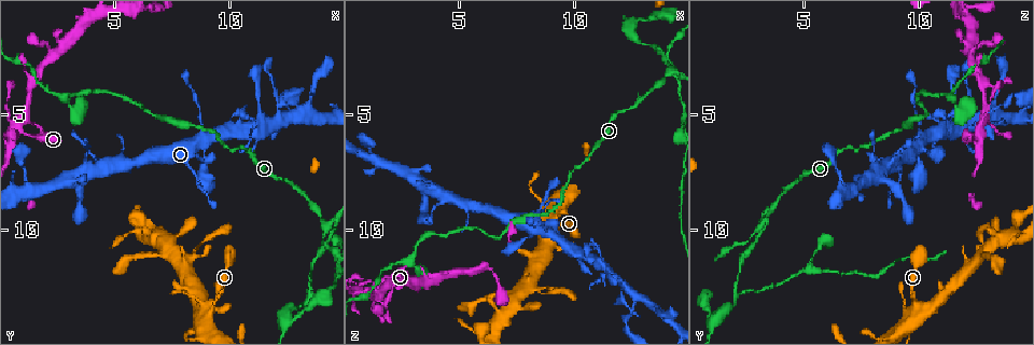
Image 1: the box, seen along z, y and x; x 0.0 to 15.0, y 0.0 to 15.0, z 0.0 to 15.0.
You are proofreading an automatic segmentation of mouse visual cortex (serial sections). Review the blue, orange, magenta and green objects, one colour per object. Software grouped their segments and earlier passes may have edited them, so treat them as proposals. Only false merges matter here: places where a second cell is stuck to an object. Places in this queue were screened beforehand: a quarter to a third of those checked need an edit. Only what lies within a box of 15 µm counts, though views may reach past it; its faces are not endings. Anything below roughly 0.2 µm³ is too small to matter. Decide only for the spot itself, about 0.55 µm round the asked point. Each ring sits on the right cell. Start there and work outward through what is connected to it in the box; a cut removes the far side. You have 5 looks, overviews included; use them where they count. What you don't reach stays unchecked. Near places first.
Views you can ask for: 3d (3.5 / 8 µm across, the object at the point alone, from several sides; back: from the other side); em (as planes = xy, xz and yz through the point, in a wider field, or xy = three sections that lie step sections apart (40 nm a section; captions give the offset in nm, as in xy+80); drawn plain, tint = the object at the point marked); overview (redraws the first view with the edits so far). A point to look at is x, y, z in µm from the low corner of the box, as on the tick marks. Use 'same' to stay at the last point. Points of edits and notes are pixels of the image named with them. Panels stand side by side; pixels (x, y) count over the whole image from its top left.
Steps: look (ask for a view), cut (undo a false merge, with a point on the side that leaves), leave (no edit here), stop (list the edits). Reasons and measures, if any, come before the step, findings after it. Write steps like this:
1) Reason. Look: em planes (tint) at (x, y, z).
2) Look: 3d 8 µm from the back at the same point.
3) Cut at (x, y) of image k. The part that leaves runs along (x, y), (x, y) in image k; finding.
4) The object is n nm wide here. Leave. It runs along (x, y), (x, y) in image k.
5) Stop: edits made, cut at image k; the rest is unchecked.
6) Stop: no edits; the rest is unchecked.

Two arms at a narrow angle. Look: em xy step 3 (tint) at (14.1, 9.9, 3.1).

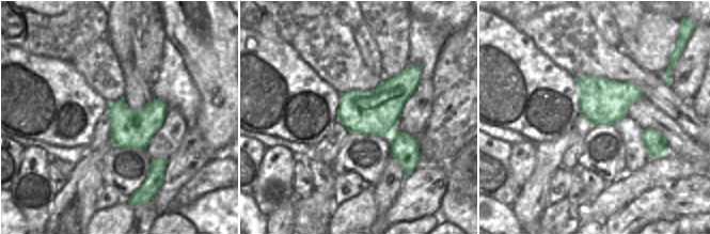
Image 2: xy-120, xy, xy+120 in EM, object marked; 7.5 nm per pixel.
See where the arms go. Look: 3d 3.5 µm at the same point.

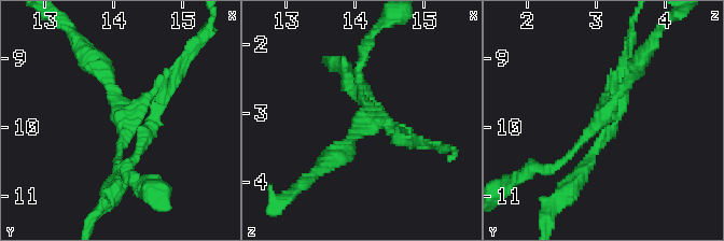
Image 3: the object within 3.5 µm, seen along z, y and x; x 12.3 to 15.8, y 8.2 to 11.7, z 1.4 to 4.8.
Cut at (178, 65) of image 3. The part that leaves runs along (606, 127), (584, 170), (551, 207) in image 3; a second cell is stuck on.

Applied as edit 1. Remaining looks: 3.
See it whole again. Look: overview.

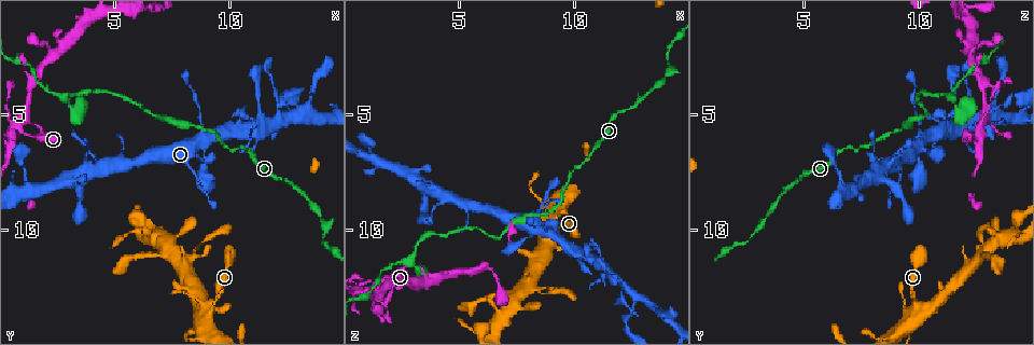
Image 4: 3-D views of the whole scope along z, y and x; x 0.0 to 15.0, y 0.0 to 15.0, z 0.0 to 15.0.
Three-way junction. Look: 3d 3.5 µm at (12.7, 4.9, 13.0).

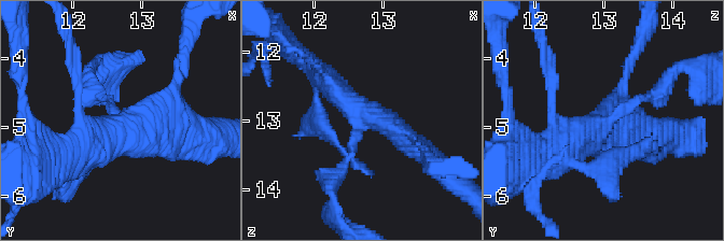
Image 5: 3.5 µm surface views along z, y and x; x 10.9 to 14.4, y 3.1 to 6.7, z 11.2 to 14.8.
Look: em xy step 1 (tint) at (12.70, 5.05, 12.90).

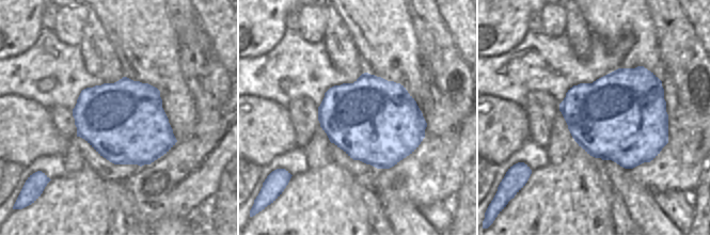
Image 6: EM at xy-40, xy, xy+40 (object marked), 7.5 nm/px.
Leave. It runs along (315, 69), (417, 149) in image 5; one cell here.

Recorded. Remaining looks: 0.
Stop: edits made, cut at image 3; the rest is unchecked.

